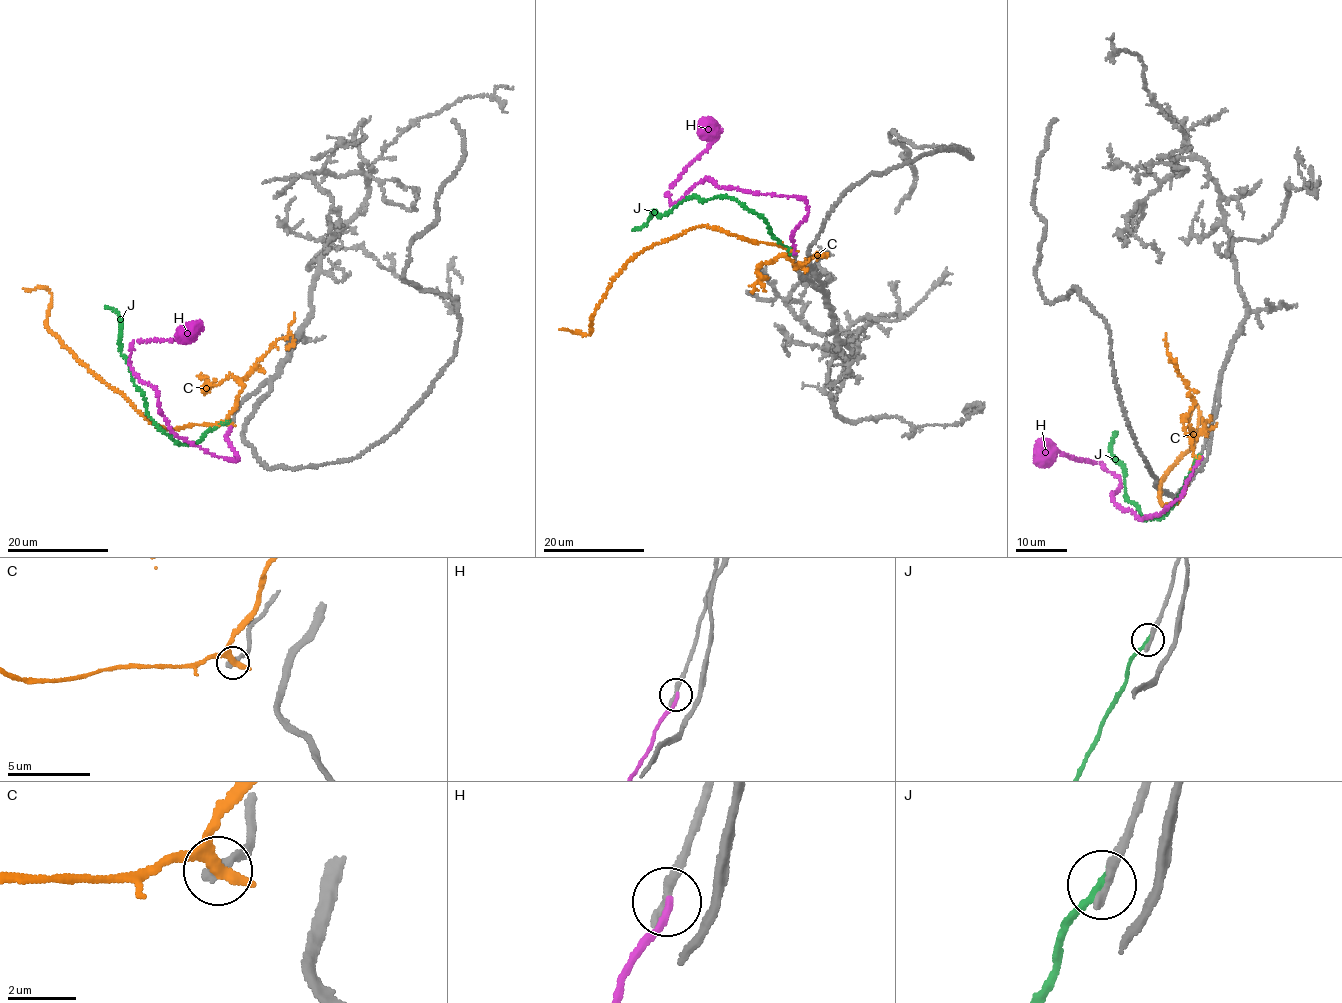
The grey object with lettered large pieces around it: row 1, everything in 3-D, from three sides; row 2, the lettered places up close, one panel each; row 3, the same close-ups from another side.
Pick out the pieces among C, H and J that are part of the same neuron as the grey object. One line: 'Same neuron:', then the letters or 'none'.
Same neuron: none

